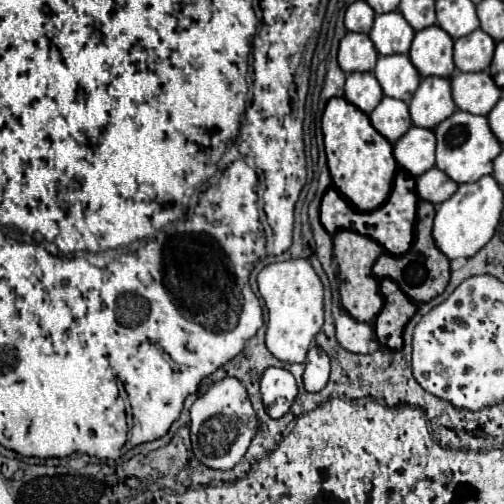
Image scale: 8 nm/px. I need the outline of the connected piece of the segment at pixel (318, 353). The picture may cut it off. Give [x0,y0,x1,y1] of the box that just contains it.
[304,343,330,393]

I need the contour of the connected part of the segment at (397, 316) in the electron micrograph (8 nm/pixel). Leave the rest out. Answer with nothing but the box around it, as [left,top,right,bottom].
[376,279,418,349]

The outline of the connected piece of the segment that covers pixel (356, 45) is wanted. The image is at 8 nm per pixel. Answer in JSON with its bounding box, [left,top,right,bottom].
[338,31,378,73]

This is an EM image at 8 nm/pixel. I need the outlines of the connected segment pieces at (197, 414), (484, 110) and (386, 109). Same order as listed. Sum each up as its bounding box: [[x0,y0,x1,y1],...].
[[190,377,258,469],[452,71,502,115],[370,97,412,143]]

